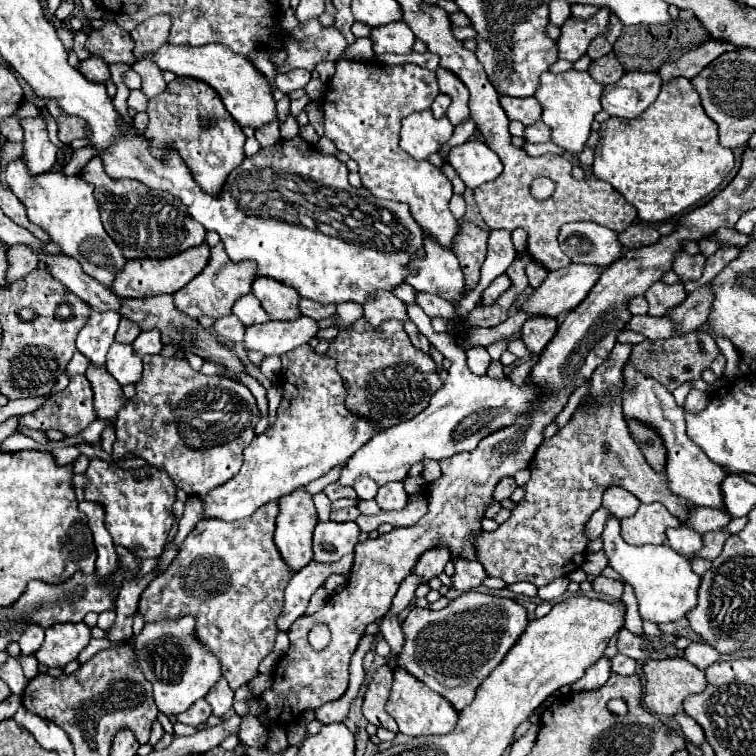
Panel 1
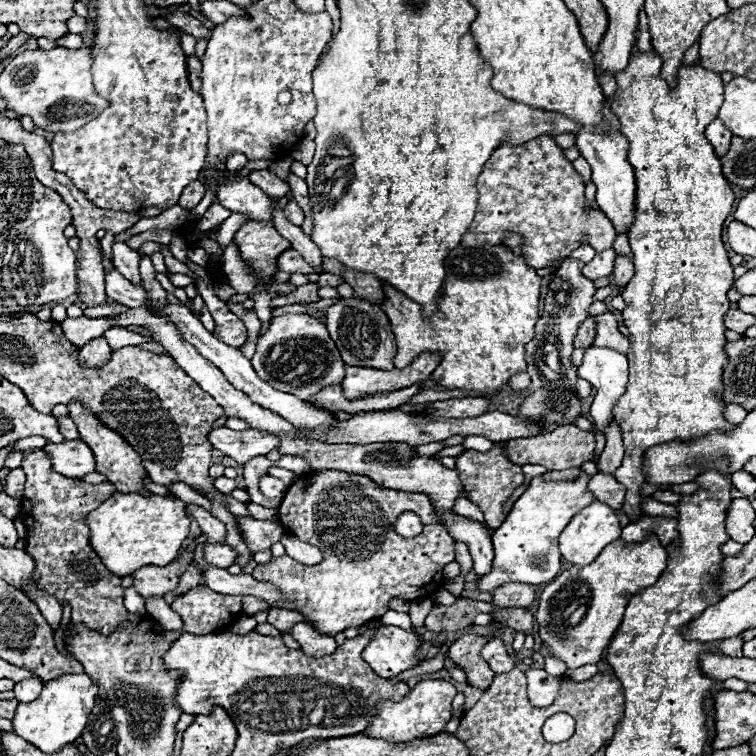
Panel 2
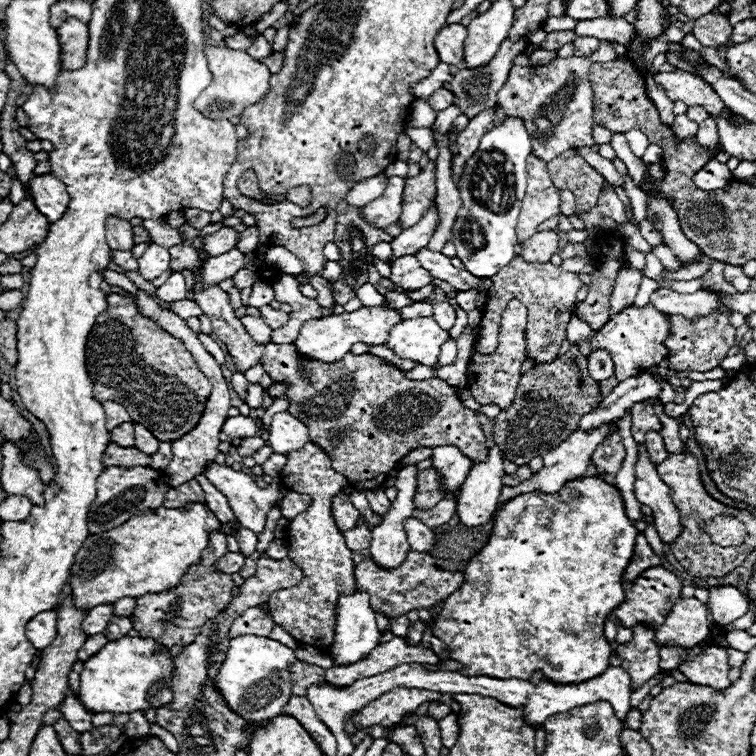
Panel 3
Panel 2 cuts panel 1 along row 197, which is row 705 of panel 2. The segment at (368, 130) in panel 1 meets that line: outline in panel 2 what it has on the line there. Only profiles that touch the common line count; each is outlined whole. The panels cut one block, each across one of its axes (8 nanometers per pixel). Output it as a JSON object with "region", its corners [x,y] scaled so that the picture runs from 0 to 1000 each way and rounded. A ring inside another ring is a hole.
{"region":[[[556,899],[542,918],[532,926],[500,926],[497,944],[489,952],[489,960],[481,966],[484,974],[513,979],[513,981],[545,981],[550,976],[563,976],[585,968],[590,955],[598,950],[598,923],[603,921],[603,910],[590,899]]]}

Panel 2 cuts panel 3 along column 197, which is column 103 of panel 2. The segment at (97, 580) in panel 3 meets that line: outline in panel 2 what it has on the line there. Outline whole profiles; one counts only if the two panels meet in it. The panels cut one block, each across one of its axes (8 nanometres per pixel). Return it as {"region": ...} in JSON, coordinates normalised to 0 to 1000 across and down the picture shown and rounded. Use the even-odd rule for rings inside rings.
{"region":[[[151,651],[132,672],[114,683],[114,693],[119,698],[119,722],[127,728],[138,749],[153,762],[169,762],[180,751],[196,746],[225,746],[235,735],[251,698],[243,669],[246,667],[235,659]]]}

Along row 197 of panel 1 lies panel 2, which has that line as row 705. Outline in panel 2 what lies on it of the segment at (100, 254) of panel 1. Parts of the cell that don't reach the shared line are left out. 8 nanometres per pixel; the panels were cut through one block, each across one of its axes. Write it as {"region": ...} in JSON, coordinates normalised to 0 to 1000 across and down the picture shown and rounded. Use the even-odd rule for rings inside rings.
{"region":[[[90,892],[79,894],[77,899],[66,899],[61,902],[56,918],[45,929],[37,931],[26,929],[21,934],[21,944],[16,950],[19,971],[29,974],[50,992],[71,997],[87,984],[95,984],[101,976],[106,976],[108,966],[116,958],[116,947],[124,937],[124,921],[127,921],[127,907],[122,905],[116,892]]]}

